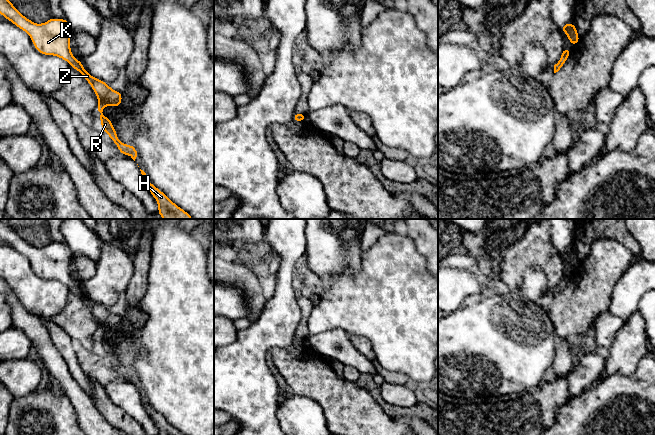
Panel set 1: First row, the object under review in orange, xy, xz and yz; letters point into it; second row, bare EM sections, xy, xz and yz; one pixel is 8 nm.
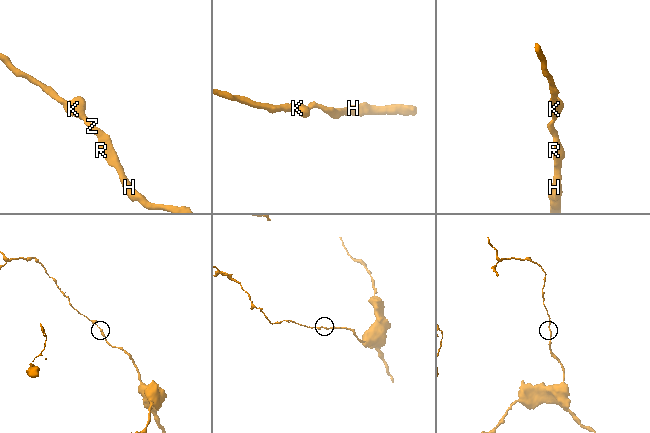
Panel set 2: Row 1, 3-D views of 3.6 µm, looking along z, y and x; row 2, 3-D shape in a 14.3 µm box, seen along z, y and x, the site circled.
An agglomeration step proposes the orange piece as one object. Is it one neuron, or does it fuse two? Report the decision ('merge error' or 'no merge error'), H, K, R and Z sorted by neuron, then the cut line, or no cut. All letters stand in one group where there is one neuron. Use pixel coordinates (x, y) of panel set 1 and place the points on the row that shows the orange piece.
no merge error; groups H K R Z; cut none

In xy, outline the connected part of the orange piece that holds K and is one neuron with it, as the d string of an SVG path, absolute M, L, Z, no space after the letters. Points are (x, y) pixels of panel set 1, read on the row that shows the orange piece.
M0 0L0 14L25 31L31 38L35 49L43 55L53 55L67 61L70 66L79 71L91 85L98 98L98 111L101 113L102 129L108 134L118 150L123 155L130 155L135 161L137 151L133 145L121 143L110 119L103 115L107 106L118 107L122 103L122 94L109 87L102 80L91 76L71 53L70 36L73 28L66 19L50 18L47 22L36 24L23 16L9 0Z

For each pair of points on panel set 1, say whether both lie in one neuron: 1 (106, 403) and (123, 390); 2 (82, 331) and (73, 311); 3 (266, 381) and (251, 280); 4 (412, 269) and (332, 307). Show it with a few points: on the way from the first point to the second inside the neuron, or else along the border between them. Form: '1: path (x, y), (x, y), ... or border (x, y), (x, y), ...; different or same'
1: border (103, 387), (107, 396), (128, 414); different
2: path (82, 326), (76, 316); same
3: border (267, 300), (261, 312), (254, 319); different
4: path (392, 289), (379, 302), (352, 303); same

